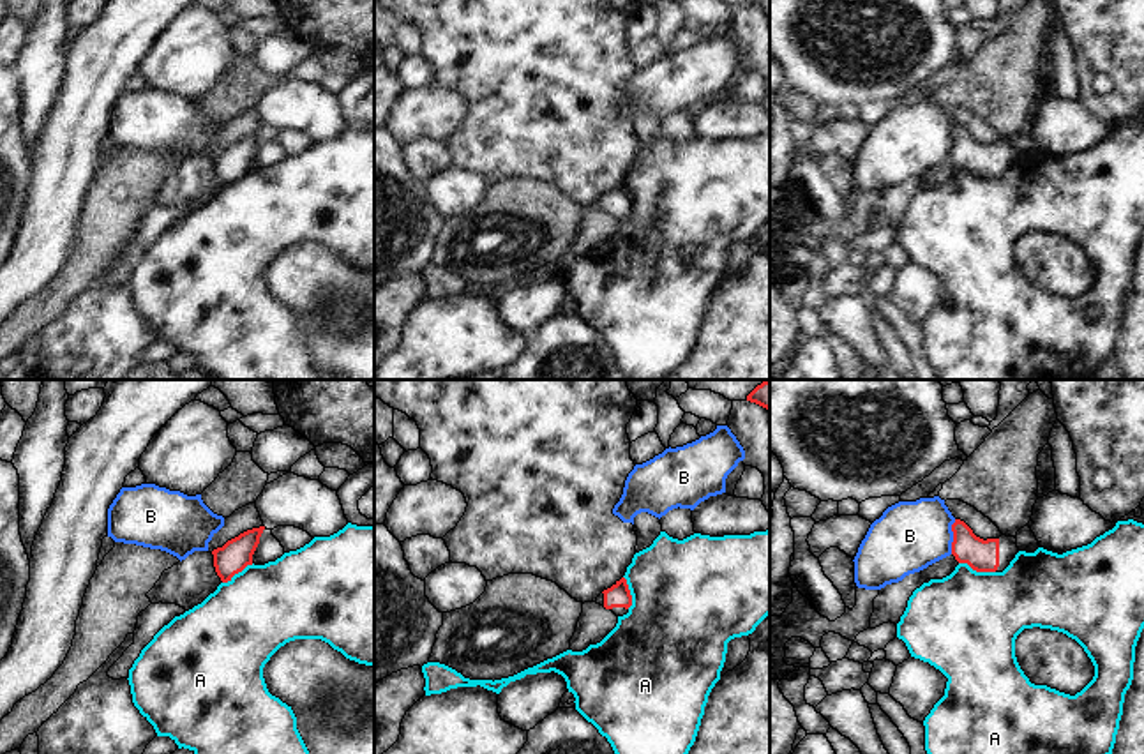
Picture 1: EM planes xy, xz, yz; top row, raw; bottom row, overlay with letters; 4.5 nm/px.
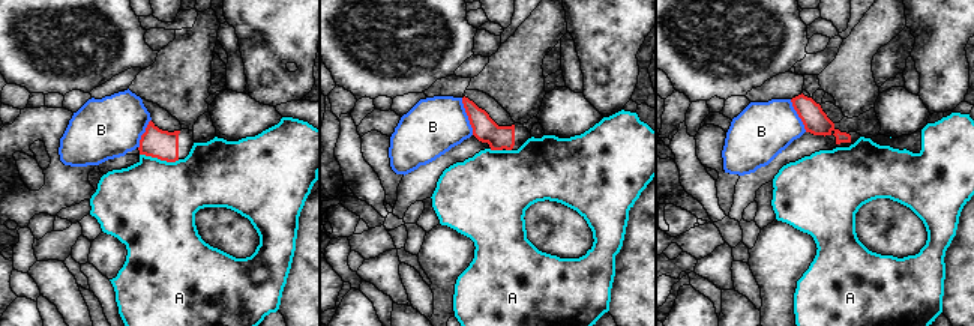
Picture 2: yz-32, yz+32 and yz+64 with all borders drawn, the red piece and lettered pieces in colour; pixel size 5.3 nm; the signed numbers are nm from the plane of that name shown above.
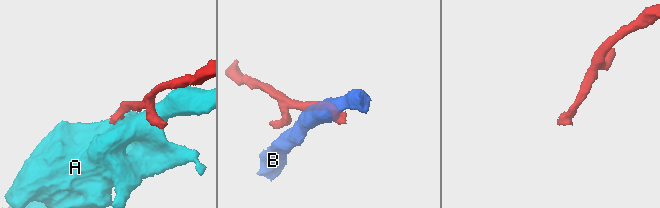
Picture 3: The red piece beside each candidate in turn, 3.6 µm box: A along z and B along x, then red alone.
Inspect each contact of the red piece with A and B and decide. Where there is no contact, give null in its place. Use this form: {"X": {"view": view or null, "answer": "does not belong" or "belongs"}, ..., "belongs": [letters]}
{"A": {"view": "yz", "answer": "does not belong"}, "B": {"view": "yz", "answer": "does not belong"}, "belongs": []}

